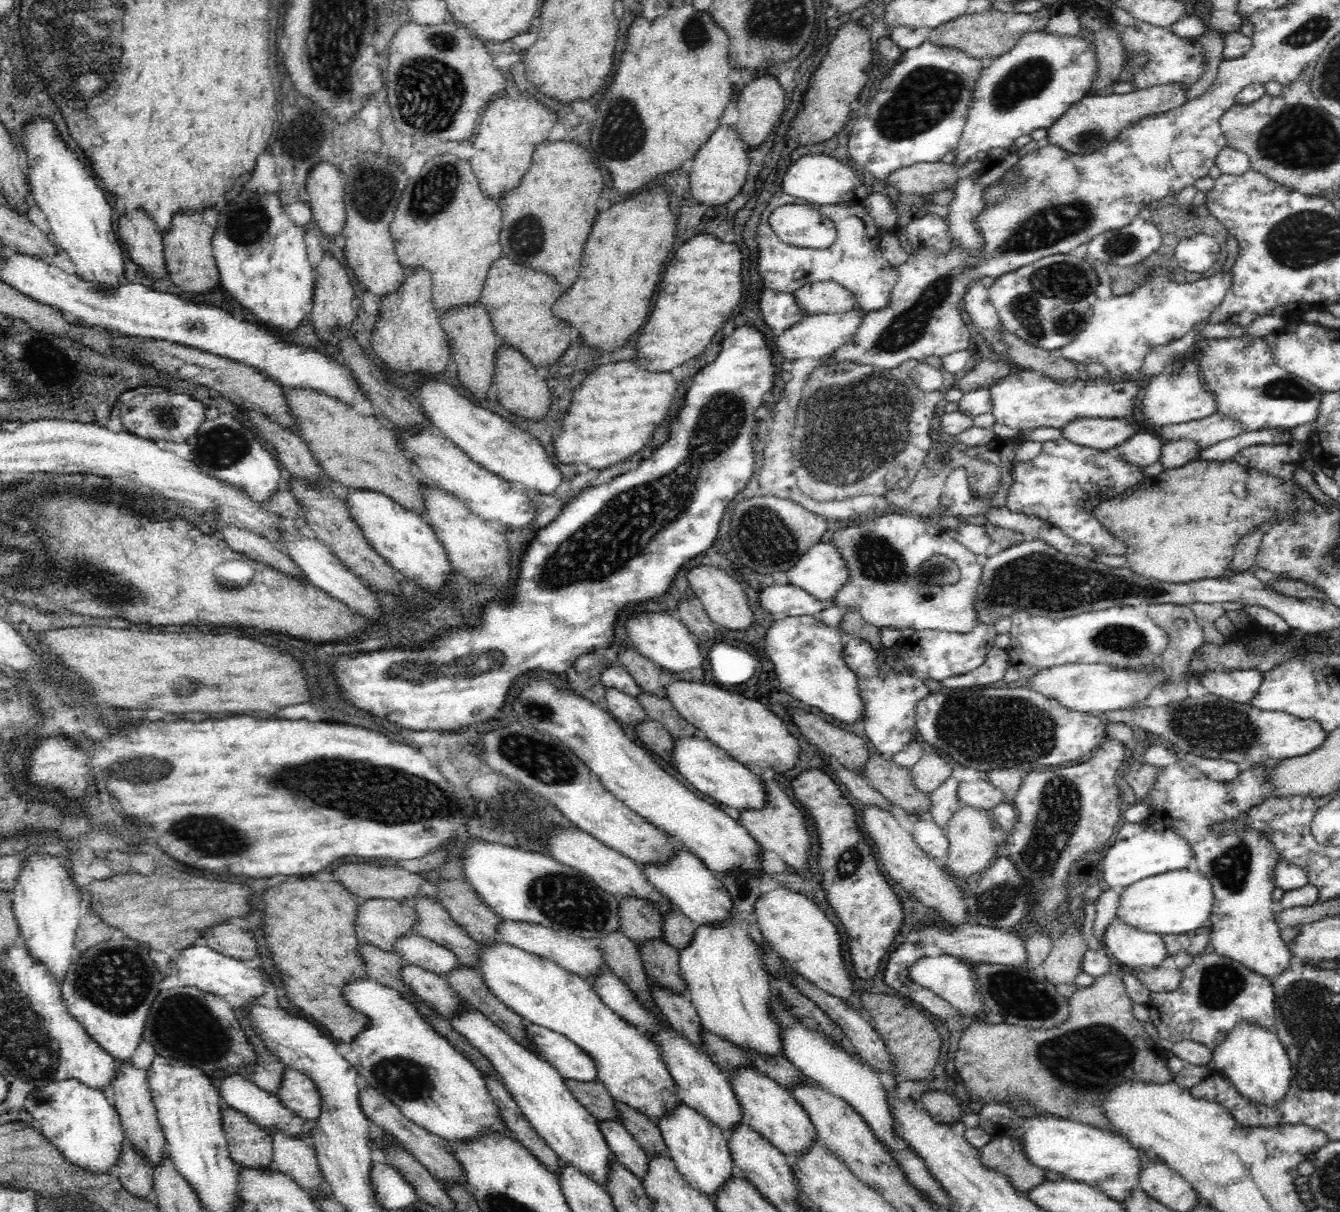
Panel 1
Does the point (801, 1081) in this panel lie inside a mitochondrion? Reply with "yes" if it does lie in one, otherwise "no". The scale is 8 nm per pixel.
no

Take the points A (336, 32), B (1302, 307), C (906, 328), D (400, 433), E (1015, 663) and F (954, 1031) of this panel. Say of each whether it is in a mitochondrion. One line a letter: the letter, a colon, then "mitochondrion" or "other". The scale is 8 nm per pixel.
A: mitochondrion
B: other
C: mitochondrion
D: other
E: other
F: other

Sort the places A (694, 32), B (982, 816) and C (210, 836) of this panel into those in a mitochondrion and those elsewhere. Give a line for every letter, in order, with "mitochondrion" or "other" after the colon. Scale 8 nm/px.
A: mitochondrion
B: other
C: mitochondrion

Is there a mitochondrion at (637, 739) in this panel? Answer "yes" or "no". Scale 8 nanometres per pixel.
no

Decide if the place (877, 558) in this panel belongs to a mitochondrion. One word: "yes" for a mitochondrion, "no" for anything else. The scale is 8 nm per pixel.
yes

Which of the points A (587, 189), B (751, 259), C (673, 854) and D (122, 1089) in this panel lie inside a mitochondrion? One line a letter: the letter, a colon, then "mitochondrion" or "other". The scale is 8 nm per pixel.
A: other
B: other
C: other
D: other

